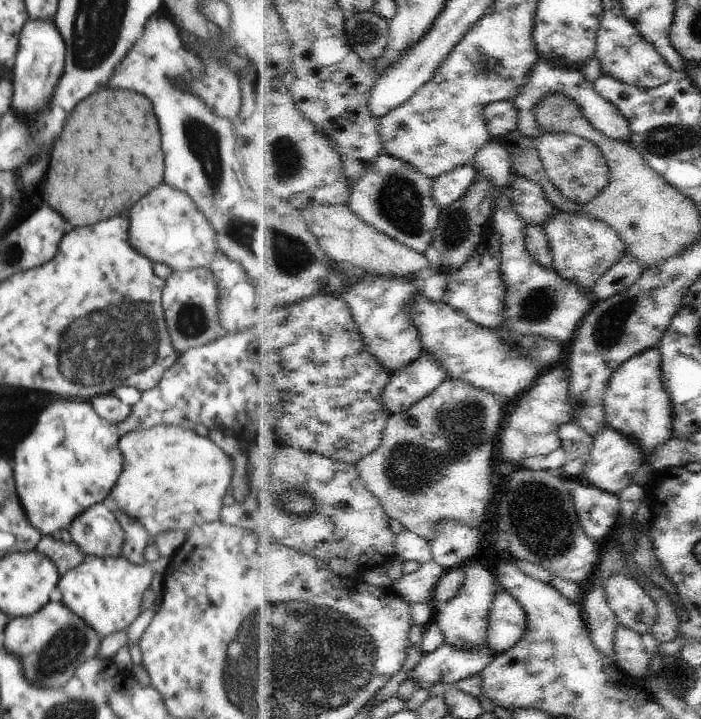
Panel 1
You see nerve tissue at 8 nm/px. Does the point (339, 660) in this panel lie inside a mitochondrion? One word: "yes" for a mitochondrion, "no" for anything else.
yes

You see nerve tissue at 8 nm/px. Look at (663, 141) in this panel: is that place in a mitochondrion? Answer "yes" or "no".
yes

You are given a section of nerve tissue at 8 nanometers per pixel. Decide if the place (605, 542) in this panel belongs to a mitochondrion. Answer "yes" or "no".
no

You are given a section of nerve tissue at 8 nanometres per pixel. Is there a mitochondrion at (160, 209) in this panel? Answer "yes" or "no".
no

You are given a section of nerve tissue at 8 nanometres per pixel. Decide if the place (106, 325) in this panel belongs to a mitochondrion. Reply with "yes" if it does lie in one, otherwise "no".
yes

